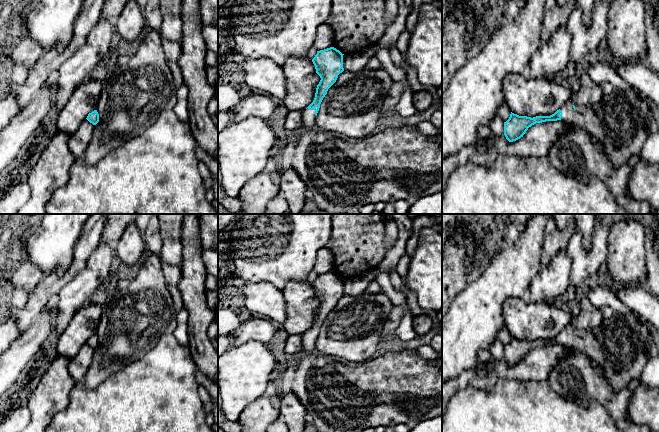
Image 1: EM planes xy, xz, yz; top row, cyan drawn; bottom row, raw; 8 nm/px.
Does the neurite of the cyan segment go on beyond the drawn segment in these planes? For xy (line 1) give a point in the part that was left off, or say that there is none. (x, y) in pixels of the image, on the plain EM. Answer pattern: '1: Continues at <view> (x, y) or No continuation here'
1: No continuation here

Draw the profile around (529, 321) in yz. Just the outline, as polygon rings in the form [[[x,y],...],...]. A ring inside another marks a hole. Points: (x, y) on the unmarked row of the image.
[[[521,298],[506,299],[502,316],[510,336],[519,340],[550,340],[572,323],[576,309],[567,313],[556,303],[525,302]]]

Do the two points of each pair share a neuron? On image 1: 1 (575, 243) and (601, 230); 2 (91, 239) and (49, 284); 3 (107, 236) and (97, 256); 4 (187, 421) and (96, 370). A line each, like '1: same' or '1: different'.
1: same
2: same
3: different
4: different

